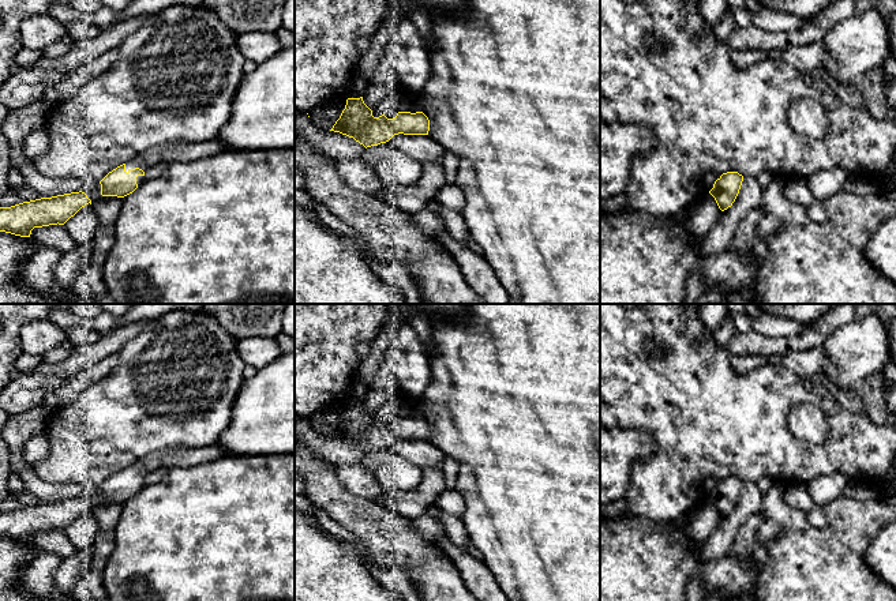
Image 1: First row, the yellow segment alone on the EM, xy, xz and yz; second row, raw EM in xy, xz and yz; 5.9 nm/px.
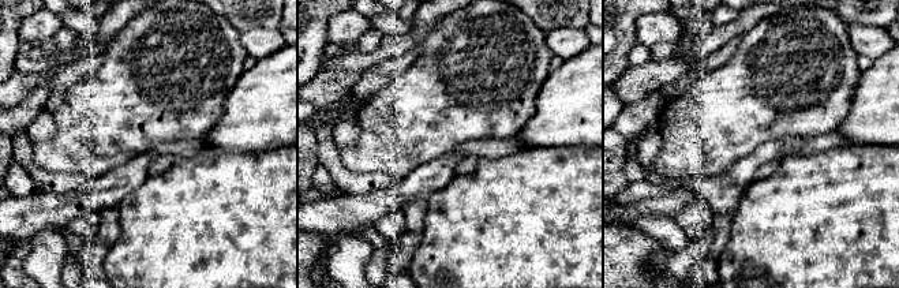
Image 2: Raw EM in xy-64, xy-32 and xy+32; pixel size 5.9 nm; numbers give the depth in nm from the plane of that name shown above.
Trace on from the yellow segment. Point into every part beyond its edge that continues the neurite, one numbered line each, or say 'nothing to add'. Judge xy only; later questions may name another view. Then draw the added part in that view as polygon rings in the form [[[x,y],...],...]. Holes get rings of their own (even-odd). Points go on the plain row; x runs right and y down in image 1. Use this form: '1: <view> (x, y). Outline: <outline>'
1: xy (183, 457). Outline: [[[215,443],[200,448],[173,447],[162,448],[142,458],[125,469],[125,477],[139,473],[146,477],[158,467],[190,467],[214,461],[225,455],[225,451]]]

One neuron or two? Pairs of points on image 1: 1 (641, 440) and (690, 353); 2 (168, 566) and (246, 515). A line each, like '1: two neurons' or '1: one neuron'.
1: two neurons
2: one neuron

